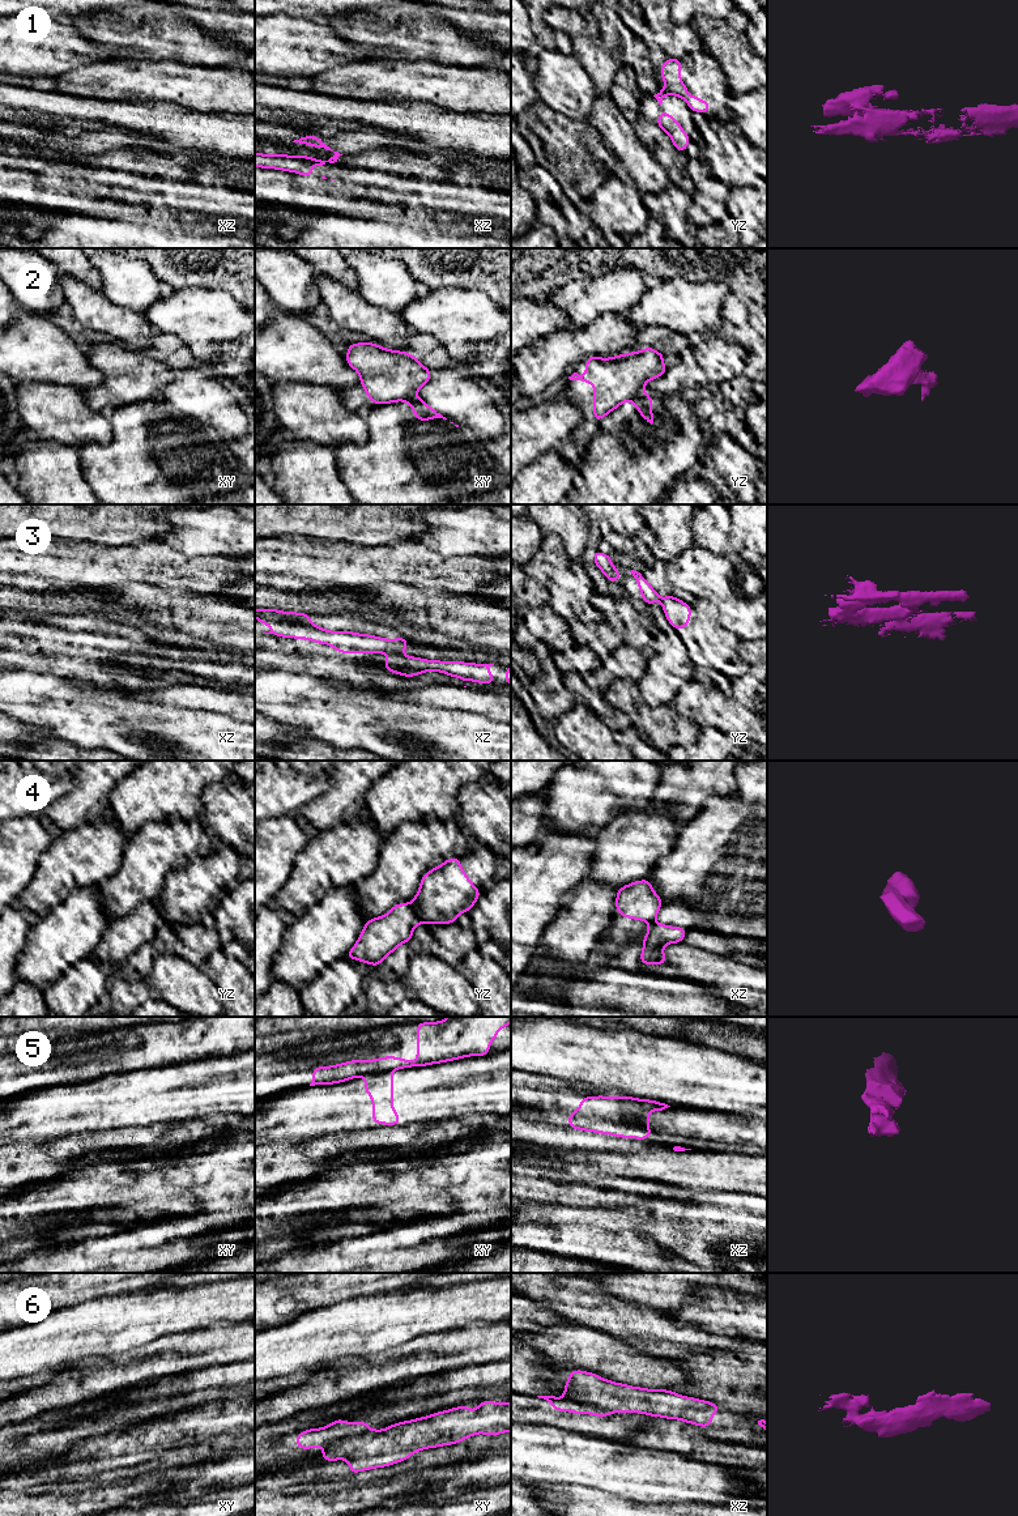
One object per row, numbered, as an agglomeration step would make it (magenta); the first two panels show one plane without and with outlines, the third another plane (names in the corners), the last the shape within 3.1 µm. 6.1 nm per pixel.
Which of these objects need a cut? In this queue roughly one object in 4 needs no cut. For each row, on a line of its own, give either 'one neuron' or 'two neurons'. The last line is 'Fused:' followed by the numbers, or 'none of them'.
1: two neurons
2: two neurons
3: two neurons
4: two neurons
5: two neurons
6: two neurons
Fused: 1, 2, 3, 4, 5, 6

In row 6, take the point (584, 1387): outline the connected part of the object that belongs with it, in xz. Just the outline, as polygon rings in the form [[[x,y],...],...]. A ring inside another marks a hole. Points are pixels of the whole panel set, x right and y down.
[[[572,1370],[563,1397],[617,1413],[639,1413],[711,1427],[717,1404],[678,1394],[668,1389],[648,1389],[606,1380],[597,1374]]]

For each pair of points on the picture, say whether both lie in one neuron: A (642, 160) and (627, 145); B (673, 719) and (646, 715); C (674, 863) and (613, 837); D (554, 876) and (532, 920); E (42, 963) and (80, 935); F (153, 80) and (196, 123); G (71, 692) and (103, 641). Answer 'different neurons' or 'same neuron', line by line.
A: same neuron
B: same neuron
C: different neurons
D: same neuron
E: same neuron
F: different neurons
G: different neurons

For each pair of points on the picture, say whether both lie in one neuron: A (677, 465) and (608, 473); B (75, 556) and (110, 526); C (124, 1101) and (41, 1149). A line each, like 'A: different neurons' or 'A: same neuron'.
A: same neuron
B: different neurons
C: different neurons

